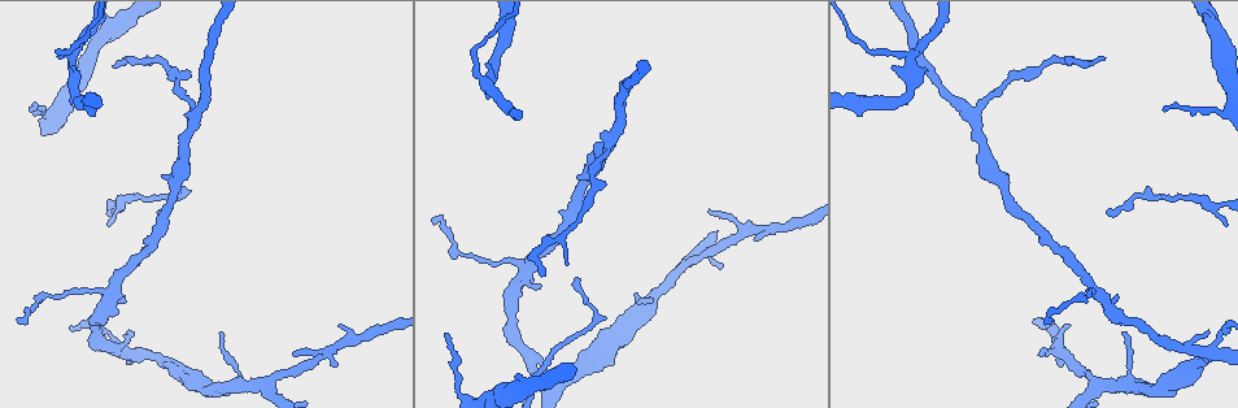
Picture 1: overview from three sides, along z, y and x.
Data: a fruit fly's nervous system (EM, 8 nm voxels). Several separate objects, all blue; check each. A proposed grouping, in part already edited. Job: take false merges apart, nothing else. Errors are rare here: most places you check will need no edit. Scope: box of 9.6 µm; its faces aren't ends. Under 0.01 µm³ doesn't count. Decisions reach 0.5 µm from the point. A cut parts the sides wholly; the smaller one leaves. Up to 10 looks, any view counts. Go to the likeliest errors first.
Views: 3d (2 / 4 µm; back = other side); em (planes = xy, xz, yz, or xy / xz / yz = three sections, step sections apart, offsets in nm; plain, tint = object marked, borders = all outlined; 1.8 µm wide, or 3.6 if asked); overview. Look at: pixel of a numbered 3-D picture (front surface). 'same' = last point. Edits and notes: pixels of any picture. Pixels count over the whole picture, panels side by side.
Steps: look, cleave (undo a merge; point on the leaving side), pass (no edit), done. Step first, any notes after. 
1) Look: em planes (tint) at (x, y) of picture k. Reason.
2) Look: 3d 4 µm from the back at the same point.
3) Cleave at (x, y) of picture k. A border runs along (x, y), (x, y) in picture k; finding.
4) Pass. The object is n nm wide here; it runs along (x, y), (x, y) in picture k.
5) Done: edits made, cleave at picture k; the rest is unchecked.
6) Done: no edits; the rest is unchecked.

Look: 3d 4 µm from the back at (460, 389) of picture 1. Thick turns thin.

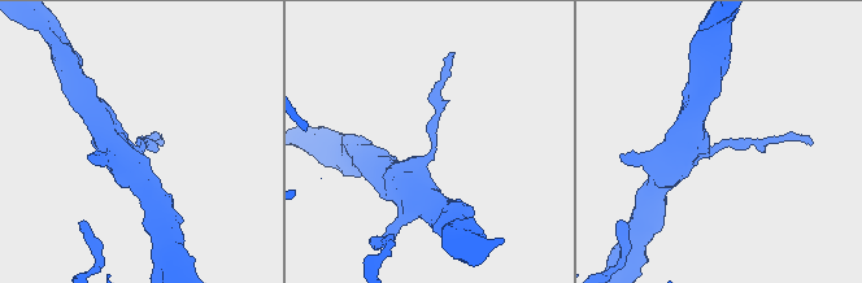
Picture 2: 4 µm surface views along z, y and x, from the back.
Look: em planes (borders) at (718, 147) of picture 2. Shape alone is not enough.

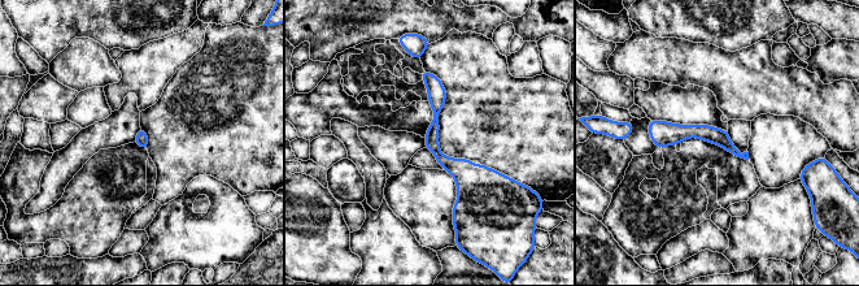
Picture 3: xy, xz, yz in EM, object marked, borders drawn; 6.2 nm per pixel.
Pass. All the same neuron.

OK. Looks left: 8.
Look: 3d 2 µm at (553, 390) of picture 1. Narrows sharply.

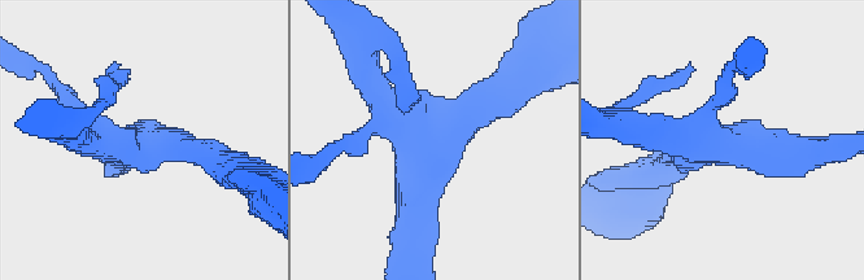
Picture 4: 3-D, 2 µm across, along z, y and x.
Look: em planes (tint) at (141, 146) of picture 4. Now the EM.

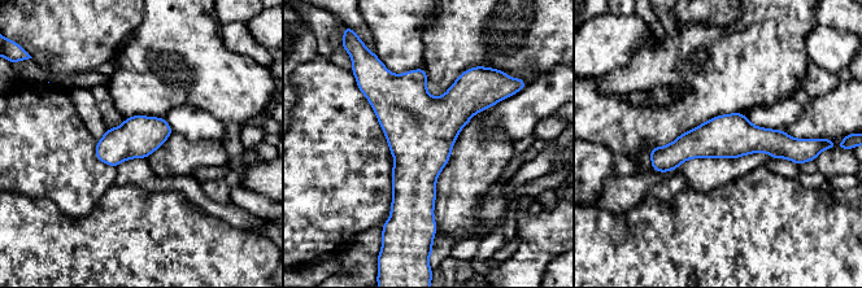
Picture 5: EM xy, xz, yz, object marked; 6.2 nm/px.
Pass. All the same neuron.

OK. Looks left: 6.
Look: em yz step 16 (tint) at (234, 382) of picture 1. Abrupt turn.

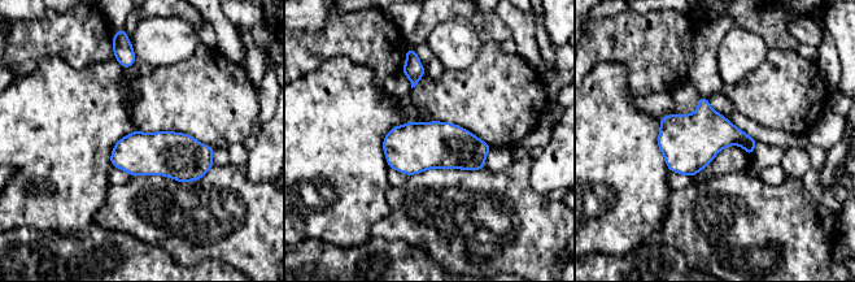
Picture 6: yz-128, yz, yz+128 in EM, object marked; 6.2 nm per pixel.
Look: em planes (tint) at the same point.

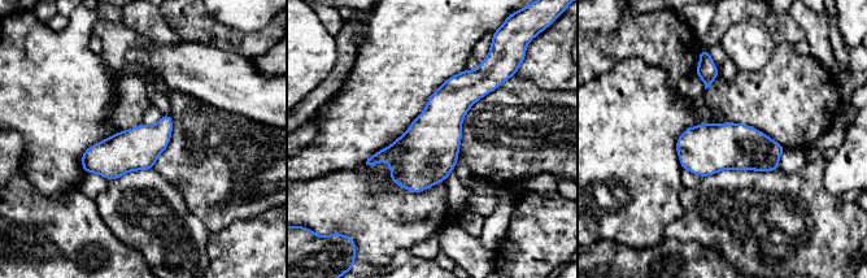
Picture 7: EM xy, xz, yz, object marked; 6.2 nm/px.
Pass. All the same neuron.

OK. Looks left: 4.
Look: em 3.6 µm planes (borders) at (1226, 206) of picture 1. Sharp bend.

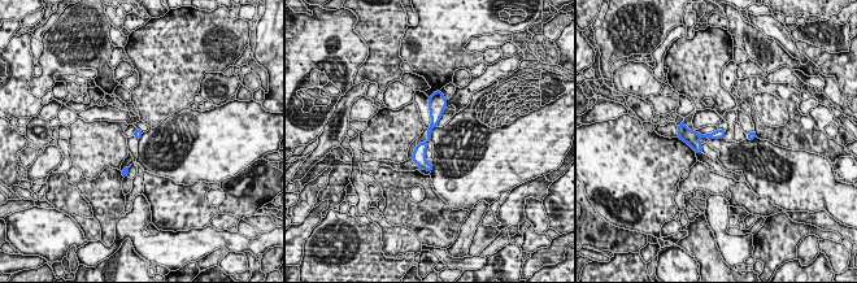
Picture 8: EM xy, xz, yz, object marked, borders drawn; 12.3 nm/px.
Pass. It runs along (438, 101), (422, 166) in picture 8; one neuron here.

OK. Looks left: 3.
Done: no edits; the rest is unchecked.

